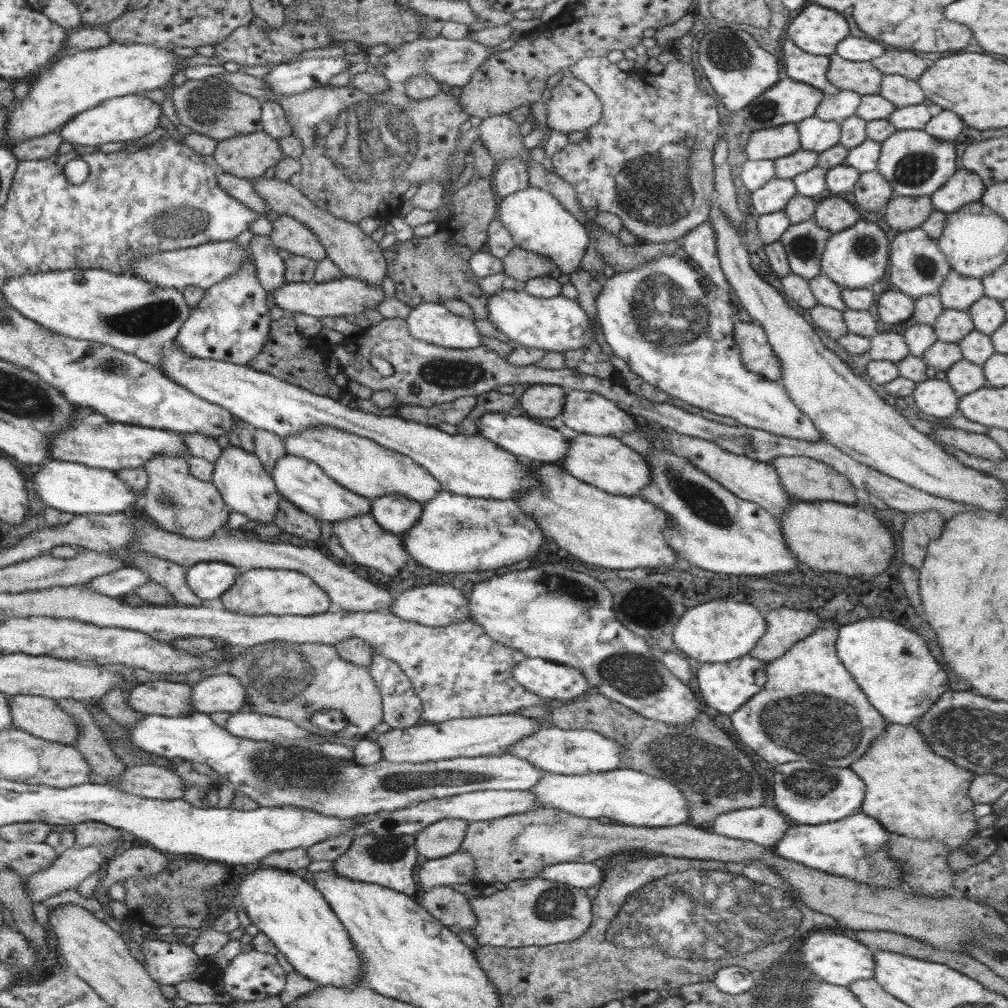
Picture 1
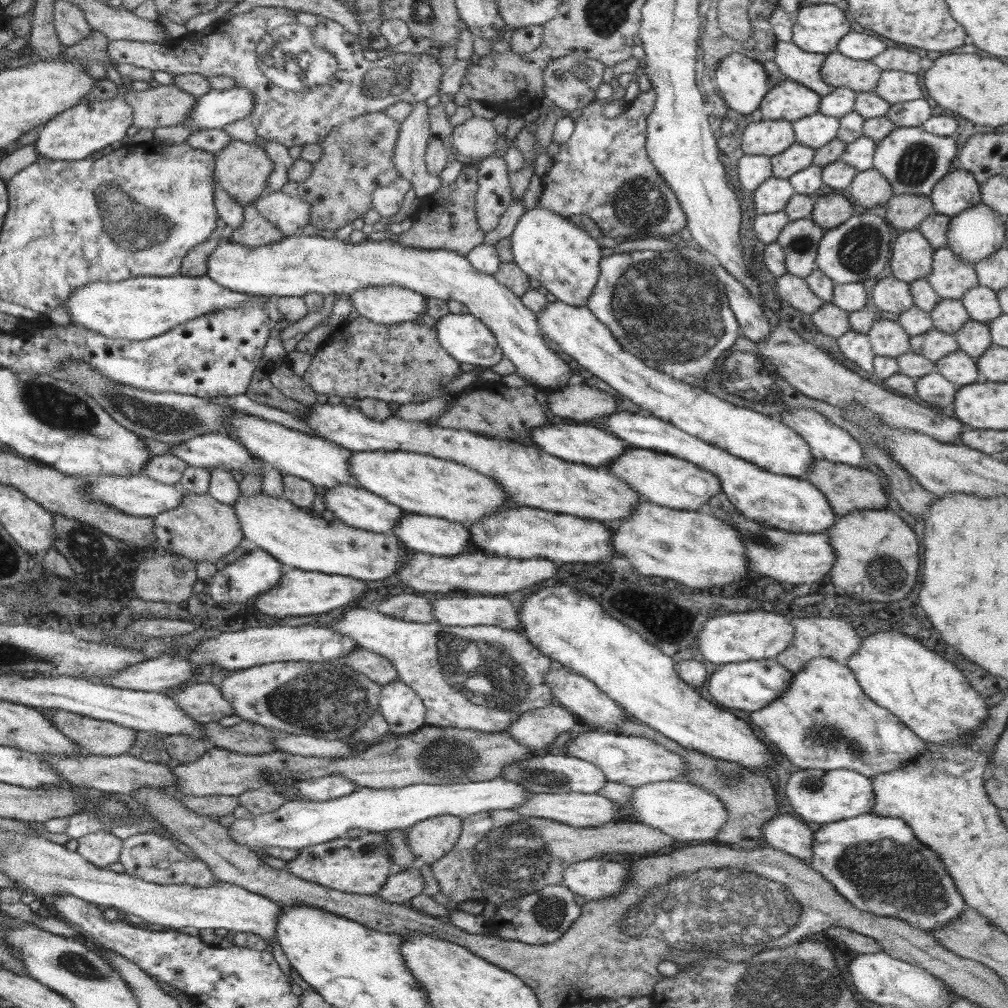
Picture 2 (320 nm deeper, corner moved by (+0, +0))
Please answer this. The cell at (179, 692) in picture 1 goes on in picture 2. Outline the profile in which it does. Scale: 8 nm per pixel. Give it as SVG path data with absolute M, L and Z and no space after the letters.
M194 684L182 687L173 698L176 705L202 726L218 723L220 719L234 715L232 705L224 700L219 688L212 684Z

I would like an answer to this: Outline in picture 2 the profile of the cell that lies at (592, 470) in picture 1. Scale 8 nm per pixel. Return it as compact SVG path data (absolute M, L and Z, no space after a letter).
M630 446L626 453L614 463L606 465L606 468L618 478L624 479L644 501L667 506L669 509L698 511L711 498L723 492L720 479L715 474L693 465L688 460L650 449Z

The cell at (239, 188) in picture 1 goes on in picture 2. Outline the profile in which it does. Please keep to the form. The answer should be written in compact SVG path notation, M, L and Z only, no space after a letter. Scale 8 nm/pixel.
M275 191L258 198L256 202L255 210L268 223L277 226L284 237L296 235L296 232L309 224L310 206L294 194Z

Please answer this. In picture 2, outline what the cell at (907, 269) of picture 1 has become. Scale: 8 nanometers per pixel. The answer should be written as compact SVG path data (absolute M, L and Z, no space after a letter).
M918 230L899 232L891 248L891 275L904 282L926 279L931 273L934 248Z

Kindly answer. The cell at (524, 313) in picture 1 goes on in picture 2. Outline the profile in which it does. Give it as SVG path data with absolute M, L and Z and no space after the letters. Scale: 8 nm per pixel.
M558 300L547 301L544 309L535 315L535 321L538 322L542 334L547 334L559 344L580 366L641 407L643 413L669 422L762 470L806 479L815 458L807 442L795 430L778 418L769 417L748 407L736 406L735 403L718 398L700 387L676 380L669 374L644 364L636 355L624 350L587 306L575 307Z

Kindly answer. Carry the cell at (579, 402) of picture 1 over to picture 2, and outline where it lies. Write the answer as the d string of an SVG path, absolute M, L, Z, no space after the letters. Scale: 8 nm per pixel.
M616 411L610 416L603 417L603 420L608 432L615 434L632 447L670 454L715 474L720 479L721 489L732 502L732 506L754 522L776 530L802 534L826 533L835 522L836 514L828 499L806 479L762 470L746 460L732 456L725 450L680 430L669 422L643 412Z

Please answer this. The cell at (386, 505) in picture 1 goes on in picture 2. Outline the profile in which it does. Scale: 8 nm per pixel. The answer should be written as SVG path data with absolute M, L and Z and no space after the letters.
M403 511L394 535L406 548L434 556L458 556L478 551L465 526L425 514Z

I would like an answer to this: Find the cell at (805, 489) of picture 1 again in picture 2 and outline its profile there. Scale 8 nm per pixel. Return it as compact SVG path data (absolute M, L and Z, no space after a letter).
M815 459L810 465L806 480L810 481L824 494L836 515L844 516L853 510L860 509L880 510L887 508L888 492L886 488L883 489L880 485L878 474L867 468L840 465L828 460Z

